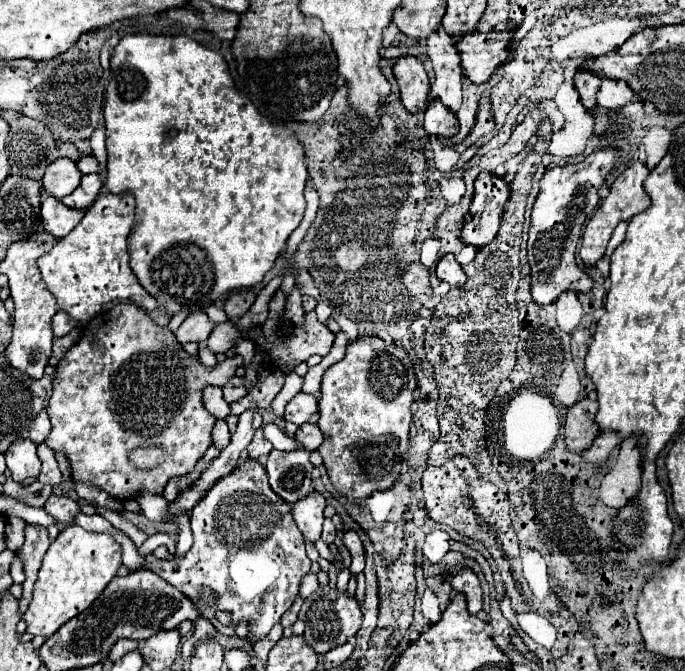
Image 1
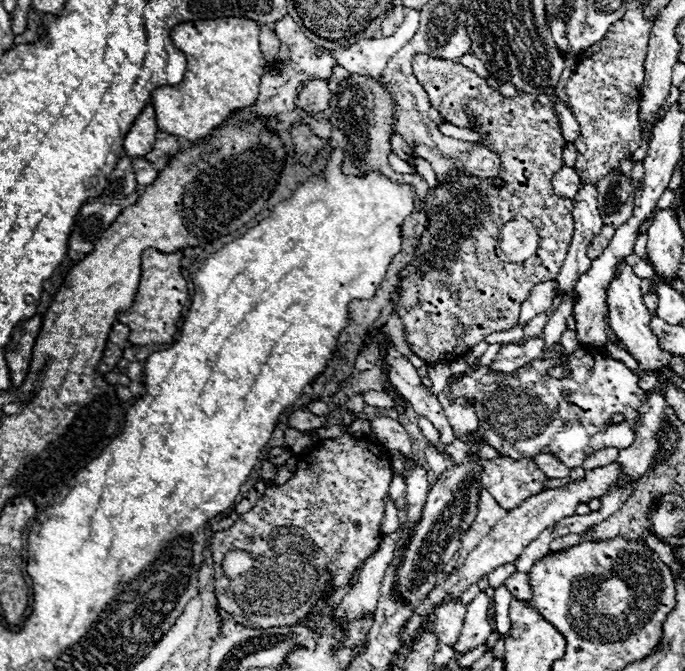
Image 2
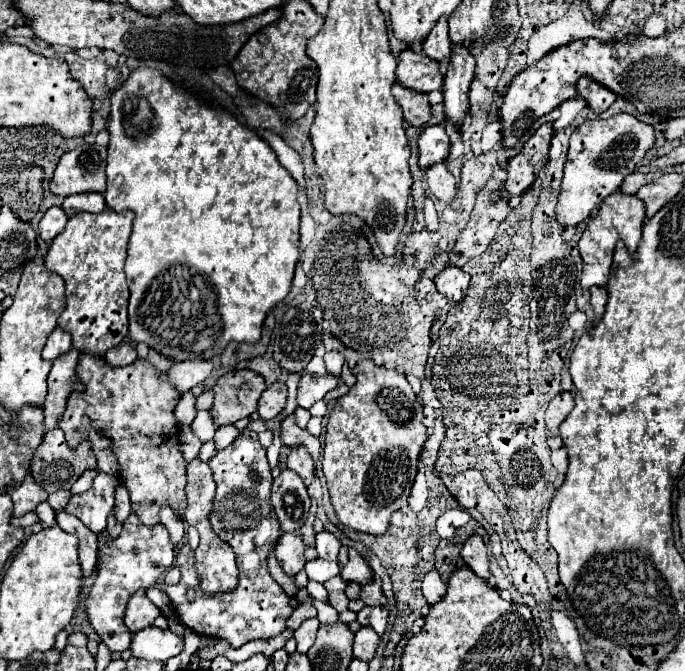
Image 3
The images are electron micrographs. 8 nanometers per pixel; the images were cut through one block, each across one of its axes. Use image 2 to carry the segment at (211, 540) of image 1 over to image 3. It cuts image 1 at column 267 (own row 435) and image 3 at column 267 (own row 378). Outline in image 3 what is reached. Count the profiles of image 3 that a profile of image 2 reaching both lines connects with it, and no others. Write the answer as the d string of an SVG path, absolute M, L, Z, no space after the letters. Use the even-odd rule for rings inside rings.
M240 434L228 448L210 458L210 468L216 480L216 498L210 510L210 526L220 536L220 540L228 542L236 552L240 584L234 592L220 594L216 600L204 598L194 570L194 550L184 544L176 556L176 566L182 572L182 580L174 586L160 584L158 588L168 594L170 602L174 604L174 612L184 626L194 630L198 636L224 638L234 648L240 648L250 640L278 636L286 628L286 620L294 610L290 606L290 596L286 596L286 592L276 584L268 570L268 556L282 536L282 528L276 520L276 512L272 512L272 470L266 460L266 450L260 446L258 438ZM188 588L196 592L192 600L186 596Z

